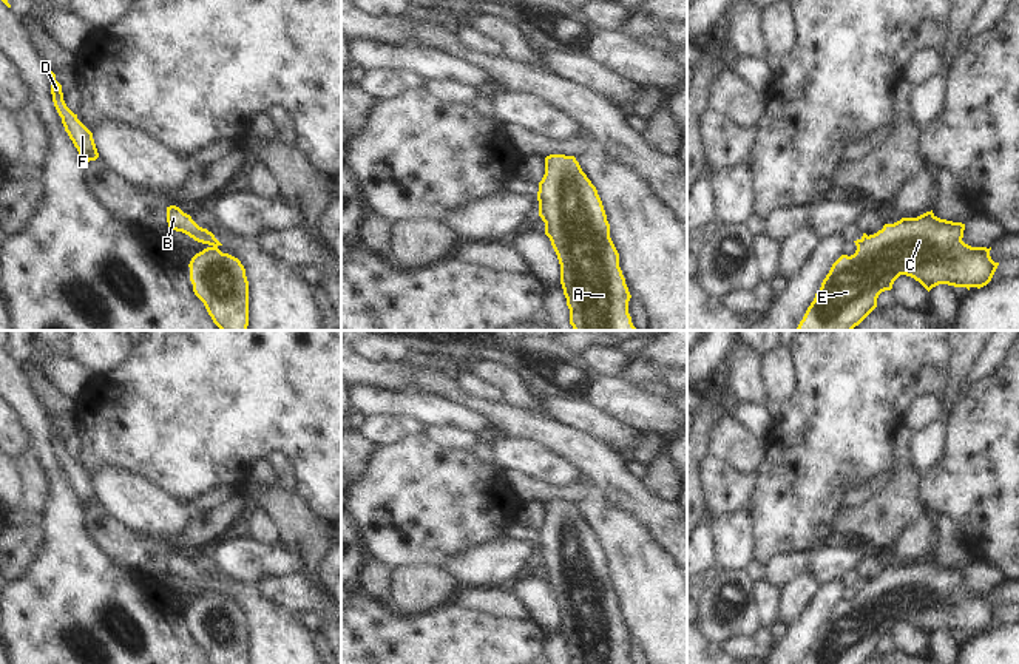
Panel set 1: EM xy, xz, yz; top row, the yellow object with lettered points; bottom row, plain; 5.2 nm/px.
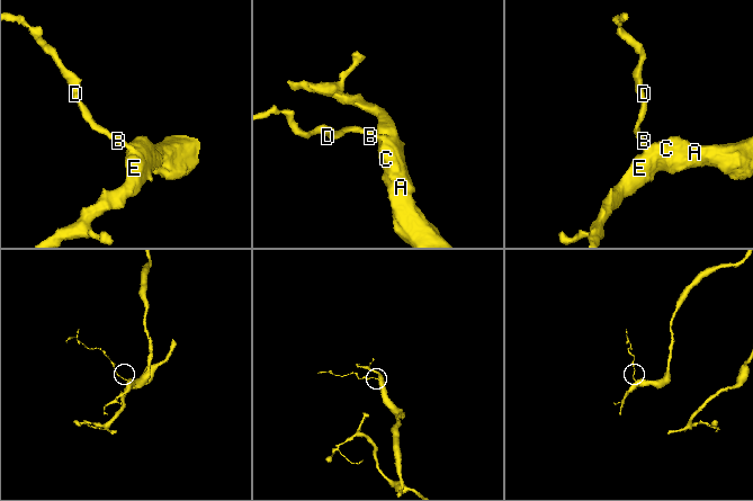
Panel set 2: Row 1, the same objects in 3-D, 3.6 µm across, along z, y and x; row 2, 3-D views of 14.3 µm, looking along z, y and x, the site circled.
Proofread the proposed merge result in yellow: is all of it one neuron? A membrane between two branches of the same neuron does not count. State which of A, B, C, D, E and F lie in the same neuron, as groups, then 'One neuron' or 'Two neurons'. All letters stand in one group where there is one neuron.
Groups: A C E / B D F. Two neurons.

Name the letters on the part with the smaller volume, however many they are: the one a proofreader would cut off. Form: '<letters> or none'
B, D, F

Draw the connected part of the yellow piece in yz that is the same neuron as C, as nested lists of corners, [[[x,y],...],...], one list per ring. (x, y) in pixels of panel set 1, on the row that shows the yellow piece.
[[[933,210],[885,224],[882,230],[869,235],[854,255],[841,255],[832,264],[797,330],[852,330],[877,307],[879,295],[891,290],[900,275],[914,278],[928,292],[939,284],[968,290],[987,286],[999,263],[991,259],[991,247],[965,244],[963,230],[965,224],[940,219]]]

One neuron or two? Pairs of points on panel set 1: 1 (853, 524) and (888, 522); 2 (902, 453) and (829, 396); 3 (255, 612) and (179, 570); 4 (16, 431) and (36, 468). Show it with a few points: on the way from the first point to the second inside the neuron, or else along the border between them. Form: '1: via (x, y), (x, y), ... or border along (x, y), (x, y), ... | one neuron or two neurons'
1: via (862, 522), (879, 522) | one neuron
2: border along (891, 442), (894, 448) | two neurons
3: via (238, 592), (224, 582), (199, 579) | one neuron
4: border along (31, 450), (17, 462) | two neurons

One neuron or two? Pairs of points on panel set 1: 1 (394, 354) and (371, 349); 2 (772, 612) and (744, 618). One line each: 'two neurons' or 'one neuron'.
1: one neuron
2: two neurons

